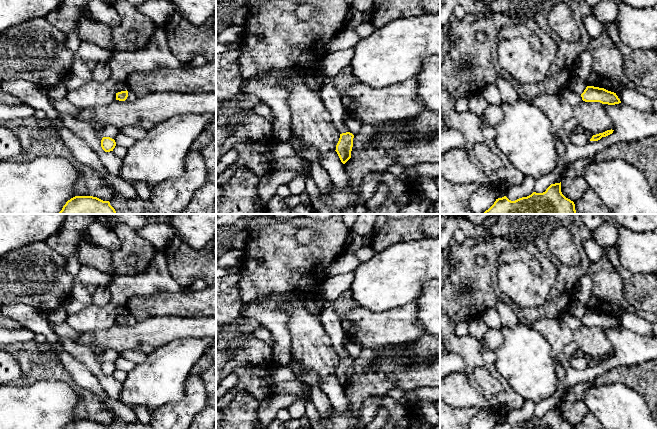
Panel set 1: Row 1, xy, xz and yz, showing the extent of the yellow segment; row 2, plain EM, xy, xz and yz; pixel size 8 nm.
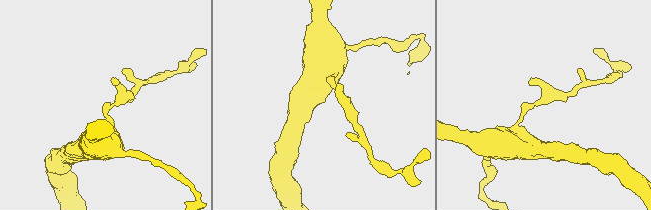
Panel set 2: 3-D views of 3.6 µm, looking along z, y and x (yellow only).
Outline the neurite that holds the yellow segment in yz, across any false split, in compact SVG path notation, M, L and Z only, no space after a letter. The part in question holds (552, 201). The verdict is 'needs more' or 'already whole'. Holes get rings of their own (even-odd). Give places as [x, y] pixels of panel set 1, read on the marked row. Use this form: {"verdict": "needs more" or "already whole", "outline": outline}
{"verdict": "already whole", "outline": "M561 182L551 184L545 192L533 192L515 201L506 196L496 199L482 214L577 214L575 204L561 192Z"}

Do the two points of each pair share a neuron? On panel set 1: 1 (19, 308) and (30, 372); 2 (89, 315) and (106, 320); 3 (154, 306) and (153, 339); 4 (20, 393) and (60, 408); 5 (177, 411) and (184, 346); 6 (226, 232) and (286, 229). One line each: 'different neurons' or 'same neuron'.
1: different neurons
2: same neuron
3: different neurons
4: same neuron
5: different neurons
6: different neurons

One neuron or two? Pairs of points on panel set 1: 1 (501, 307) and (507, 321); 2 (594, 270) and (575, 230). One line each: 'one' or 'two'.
1: one
2: two

